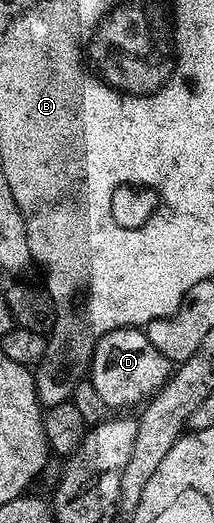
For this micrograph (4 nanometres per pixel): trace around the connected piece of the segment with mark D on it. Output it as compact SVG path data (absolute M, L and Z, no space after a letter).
M120 327L107 333L93 347L93 361L88 374L95 393L110 408L125 407L128 403L144 404L161 386L169 380L171 364L155 345L145 336L144 330L136 327Z

